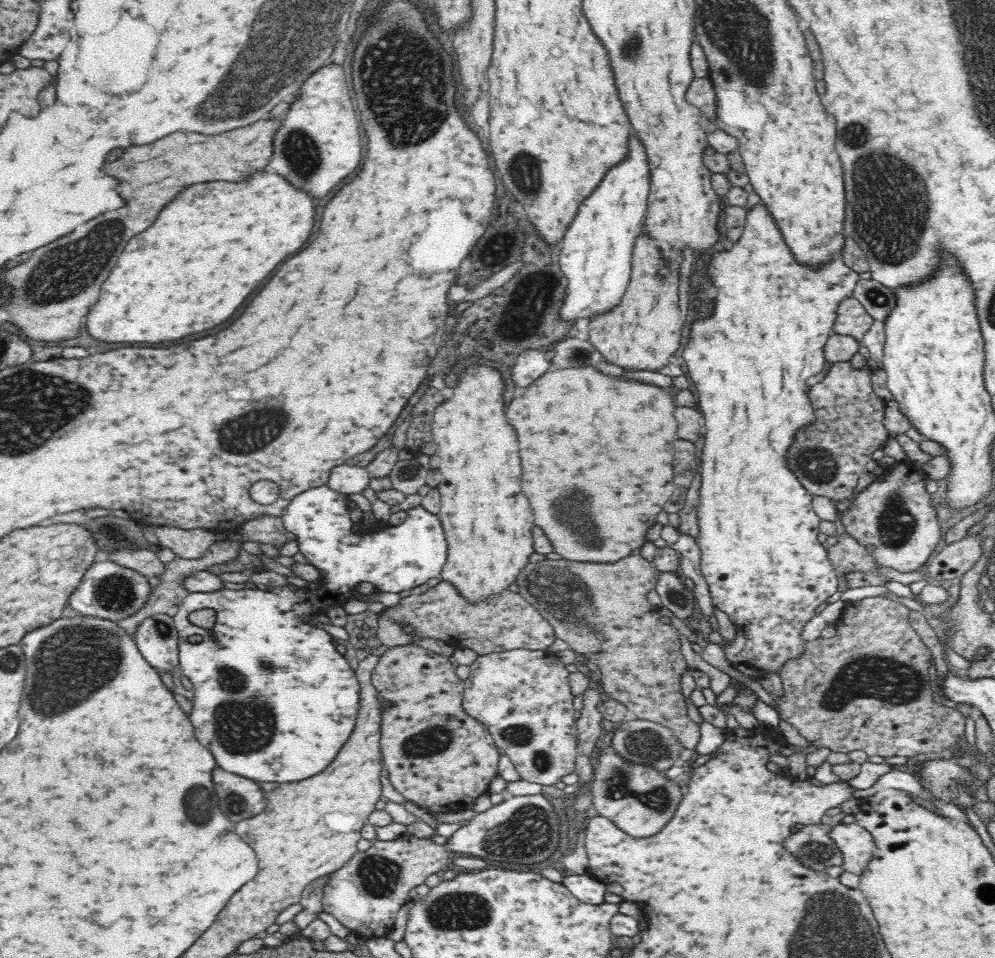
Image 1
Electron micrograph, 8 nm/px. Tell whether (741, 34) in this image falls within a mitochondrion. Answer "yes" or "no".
yes

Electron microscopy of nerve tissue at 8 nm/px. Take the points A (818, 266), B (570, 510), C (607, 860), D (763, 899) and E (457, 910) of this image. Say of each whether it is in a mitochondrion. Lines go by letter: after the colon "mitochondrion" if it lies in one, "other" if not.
A: other
B: mitochondrion
C: other
D: other
E: mitochondrion

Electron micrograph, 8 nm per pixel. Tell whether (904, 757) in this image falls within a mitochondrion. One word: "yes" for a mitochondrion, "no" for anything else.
no

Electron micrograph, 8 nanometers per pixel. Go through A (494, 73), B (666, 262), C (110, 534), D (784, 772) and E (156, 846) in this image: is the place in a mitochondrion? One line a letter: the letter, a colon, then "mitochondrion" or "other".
A: other
B: other
C: mitochondrion
D: other
E: other

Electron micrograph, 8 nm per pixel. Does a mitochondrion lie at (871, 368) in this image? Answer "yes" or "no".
no

